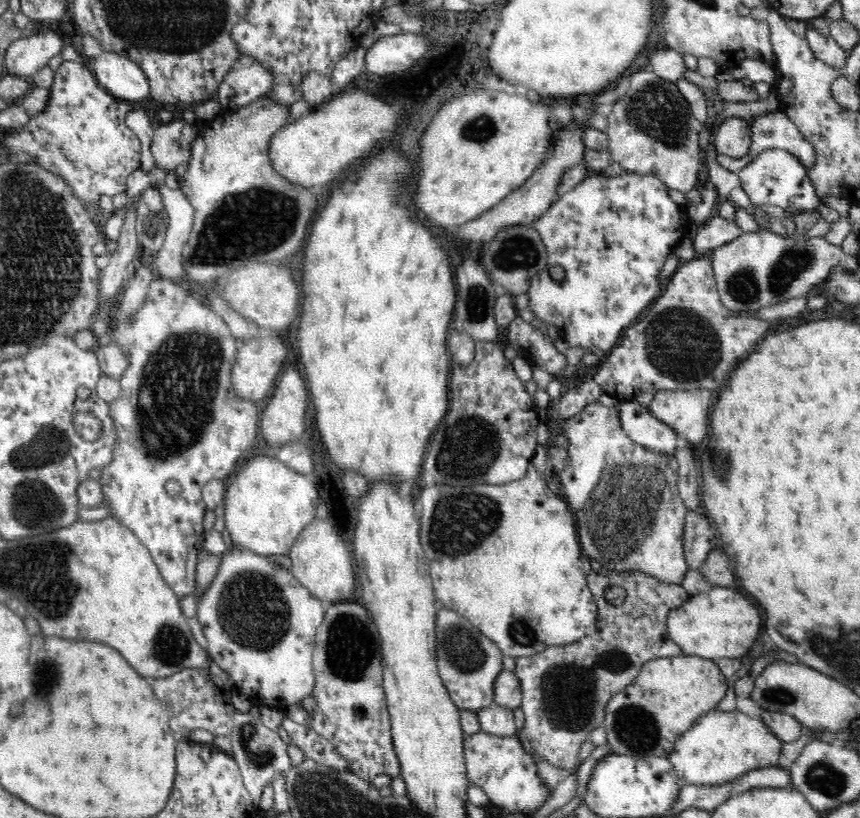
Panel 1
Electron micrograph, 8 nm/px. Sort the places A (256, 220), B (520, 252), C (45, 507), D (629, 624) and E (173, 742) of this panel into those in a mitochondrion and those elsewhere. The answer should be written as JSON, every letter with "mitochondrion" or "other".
{"A":"mitochondrion","B":"mitochondrion","C":"mitochondrion","D":"other","E":"other"}

